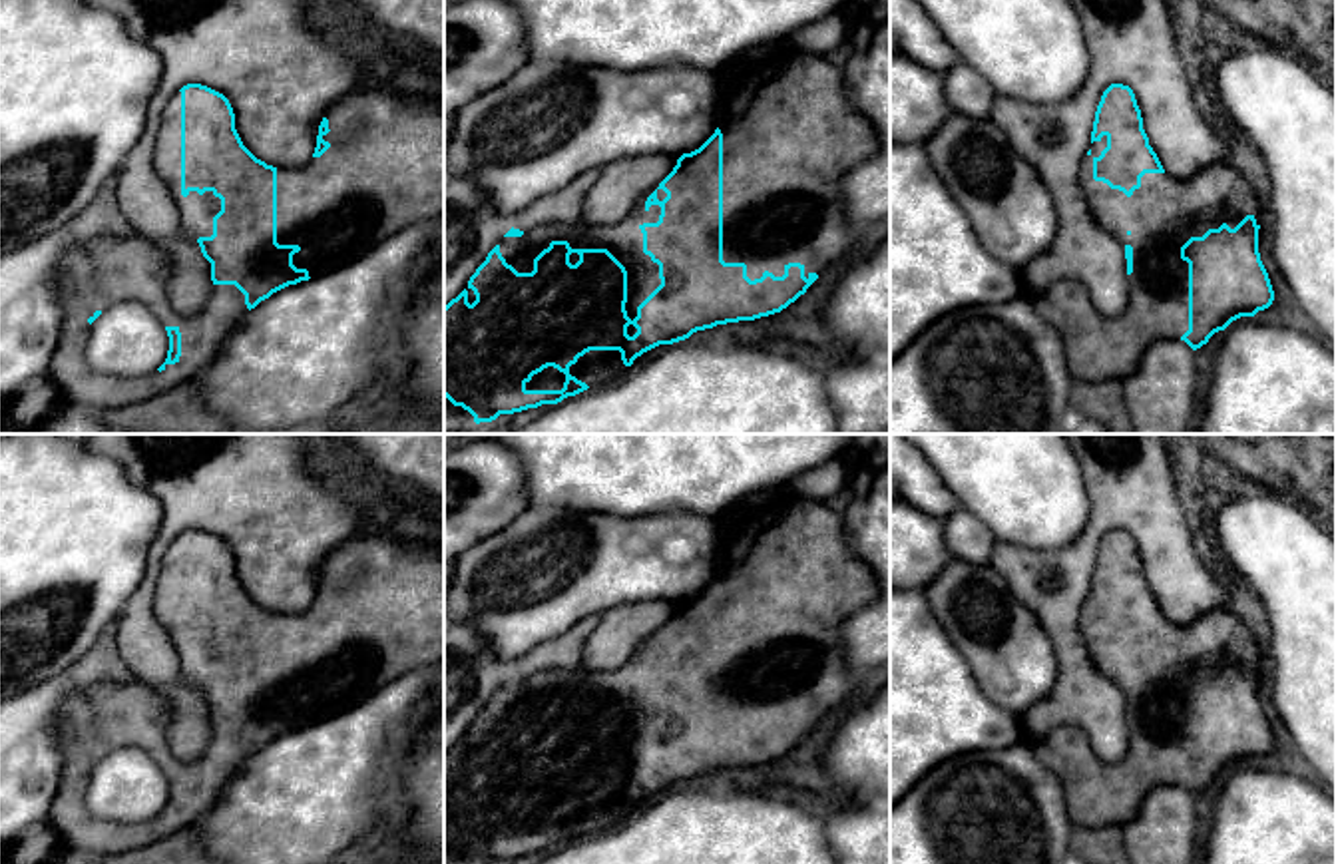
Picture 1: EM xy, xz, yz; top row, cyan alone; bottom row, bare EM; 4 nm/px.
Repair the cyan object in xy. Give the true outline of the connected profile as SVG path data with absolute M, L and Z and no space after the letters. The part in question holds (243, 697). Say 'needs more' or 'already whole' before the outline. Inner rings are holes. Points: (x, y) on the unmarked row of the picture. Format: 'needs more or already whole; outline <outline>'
needs more; outline M187 530L161 557L155 619L175 645L181 681L197 687L211 709L213 735L195 760L179 760L167 739L169 707L155 689L139 679L72 687L58 713L66 760L48 818L74 850L94 858L195 826L245 760L273 739L344 713L410 671L442 665L444 555L392 536L352 538L327 555L305 611L273 613L243 591L223 540ZM121 747L145 751L169 782L165 808L145 822L100 820L86 808L92 768Z

